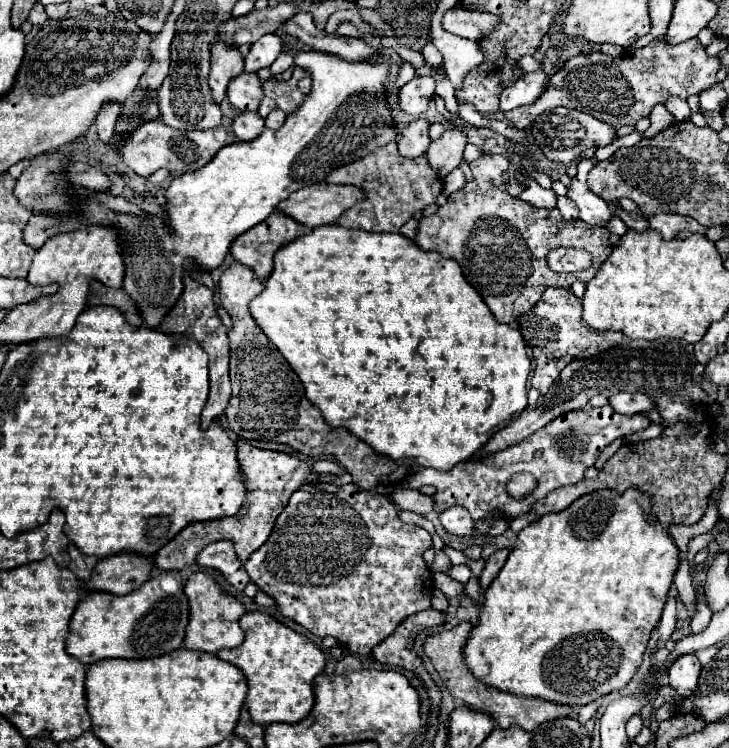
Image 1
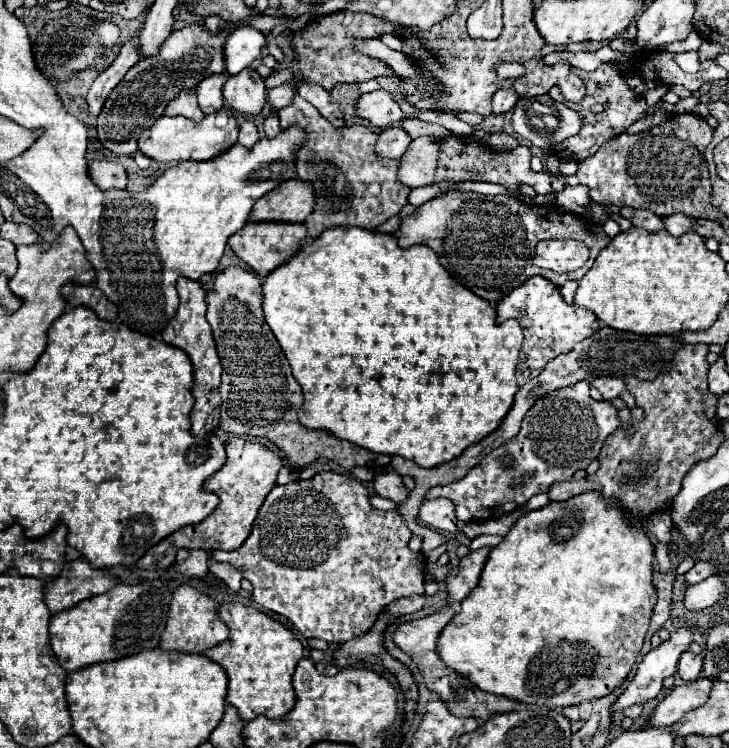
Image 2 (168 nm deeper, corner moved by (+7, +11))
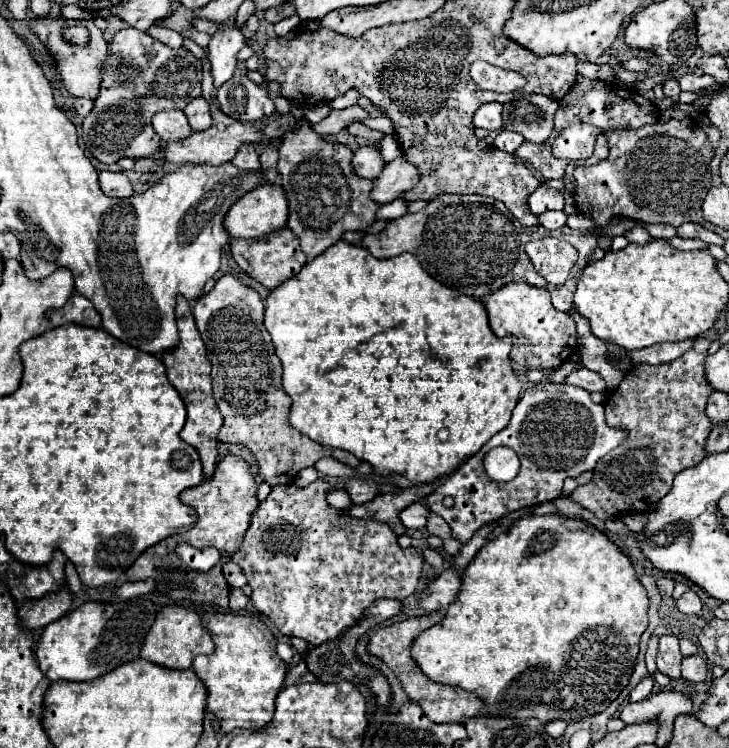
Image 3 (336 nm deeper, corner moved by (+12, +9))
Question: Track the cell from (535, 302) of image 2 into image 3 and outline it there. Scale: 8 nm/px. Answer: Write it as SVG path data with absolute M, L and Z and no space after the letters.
M510 282L496 294L488 294L488 298L482 298L482 304L488 310L490 326L494 326L494 332L498 336L512 338L510 358L526 368L552 370L566 362L578 350L576 322L570 318L570 314L560 312L552 306L546 288L536 288L526 282Z

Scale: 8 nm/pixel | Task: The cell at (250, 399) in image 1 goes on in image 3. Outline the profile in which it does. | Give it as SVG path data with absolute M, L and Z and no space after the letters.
M226 274L216 280L214 288L208 294L200 296L194 302L192 314L194 314L196 326L200 330L200 336L206 344L208 358L212 362L214 400L220 408L222 418L224 418L224 424L218 432L218 440L220 442L234 442L234 444L242 442L244 446L248 446L258 460L260 474L262 474L264 482L268 482L270 486L292 484L298 470L302 470L306 466L314 466L324 456L334 456L352 468L360 466L360 460L354 454L344 452L344 450L336 450L336 448L326 448L290 426L288 412L290 412L292 402L290 402L290 396L286 396L286 392L282 388L282 364L280 364L280 358L276 356L270 334L264 328L264 302L254 288L244 286L238 278Z

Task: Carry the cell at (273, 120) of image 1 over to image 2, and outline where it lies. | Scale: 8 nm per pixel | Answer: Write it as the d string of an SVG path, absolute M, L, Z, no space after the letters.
M271 114L269 118L265 118L265 124L263 124L263 130L265 130L265 136L271 140L273 136L277 136L281 132L279 128L279 118L277 114Z

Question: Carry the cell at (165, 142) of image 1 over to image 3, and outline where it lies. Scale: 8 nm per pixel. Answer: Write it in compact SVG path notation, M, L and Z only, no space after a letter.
M216 112L212 118L212 126L208 130L202 132L192 132L188 138L184 140L176 140L176 142L168 142L162 148L162 154L166 158L166 162L172 164L210 164L210 166L220 166L228 160L234 158L236 150L240 148L240 144L244 142L260 142L260 132L248 124L248 122L238 122L230 116L222 116L222 112Z

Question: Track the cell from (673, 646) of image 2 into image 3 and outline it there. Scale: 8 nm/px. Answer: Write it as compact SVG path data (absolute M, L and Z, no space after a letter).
M646 676L638 682L638 686L630 692L630 702L640 702L644 698L648 698L652 694L652 688L654 688L654 680L652 676Z

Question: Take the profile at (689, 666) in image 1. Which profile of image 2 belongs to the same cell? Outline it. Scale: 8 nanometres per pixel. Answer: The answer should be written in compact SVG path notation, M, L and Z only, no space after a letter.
M687 650L687 652L681 654L679 666L677 666L677 674L681 676L683 682L693 682L693 680L699 678L701 666L703 666L703 656L693 654L691 650Z

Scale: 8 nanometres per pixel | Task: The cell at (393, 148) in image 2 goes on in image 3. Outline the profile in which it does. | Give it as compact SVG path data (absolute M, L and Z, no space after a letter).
M370 144L368 146L360 146L354 152L352 166L354 166L356 174L360 174L364 178L376 178L384 168L384 160L382 160L380 148L378 146L370 146Z

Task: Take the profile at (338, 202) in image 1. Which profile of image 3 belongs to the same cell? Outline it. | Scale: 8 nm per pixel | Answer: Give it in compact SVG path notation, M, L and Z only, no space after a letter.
M262 184L228 210L224 226L236 238L260 238L288 224L288 200L278 184Z

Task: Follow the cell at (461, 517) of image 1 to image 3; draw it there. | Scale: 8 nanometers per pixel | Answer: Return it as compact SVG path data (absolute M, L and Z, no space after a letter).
M414 502L414 504L410 504L410 506L400 514L400 520L402 520L402 524L404 524L406 528L420 530L420 528L426 526L428 514L430 514L428 506L424 506L422 502Z

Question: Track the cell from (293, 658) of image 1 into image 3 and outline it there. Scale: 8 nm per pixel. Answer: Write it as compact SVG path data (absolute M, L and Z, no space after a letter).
M210 610L202 616L204 628L210 632L216 650L212 656L196 656L194 672L208 690L206 708L216 714L218 730L232 732L234 728L264 728L276 712L276 696L286 678L288 666L276 652L276 636L256 616Z

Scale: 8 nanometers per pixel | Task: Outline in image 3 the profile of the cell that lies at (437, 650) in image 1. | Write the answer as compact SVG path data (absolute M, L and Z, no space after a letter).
M444 610L432 612L428 616L420 616L420 618L408 618L404 622L398 622L398 624L386 626L386 628L380 628L380 630L376 630L372 634L372 638L368 642L368 650L370 650L370 654L382 658L394 670L394 674L402 682L404 692L412 700L418 700L418 704L422 706L424 714L432 722L440 722L440 724L442 722L466 722L468 718L480 714L482 708L484 708L484 702L478 698L478 694L466 692L462 688L452 688L452 686L446 686L446 684L440 684L440 682L430 680L428 676L424 676L424 672L418 668L418 664L414 662L414 658L410 654L412 642L418 638L418 634L424 632L424 630L428 630L428 628L432 628L434 624L438 624L442 618L444 618Z

